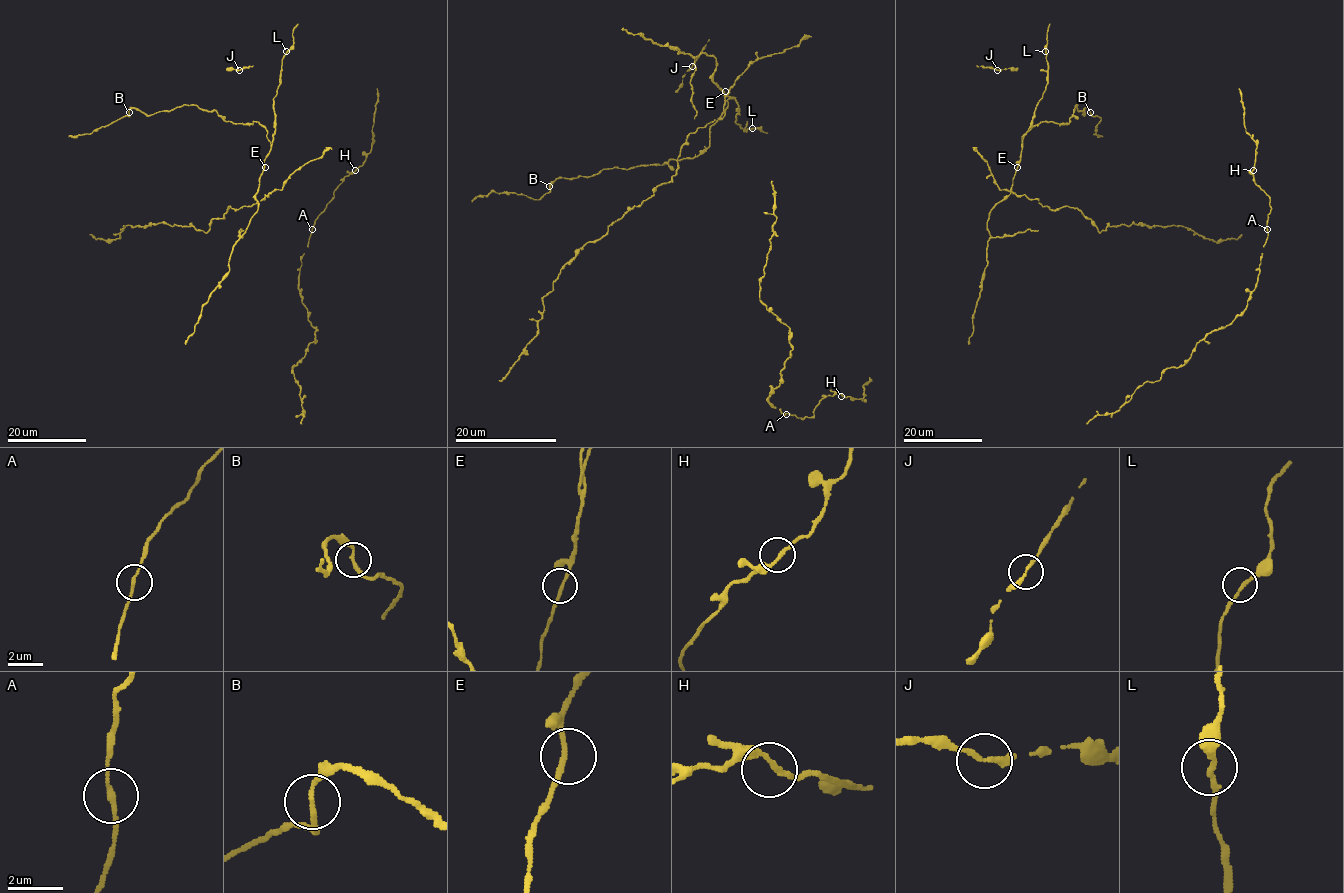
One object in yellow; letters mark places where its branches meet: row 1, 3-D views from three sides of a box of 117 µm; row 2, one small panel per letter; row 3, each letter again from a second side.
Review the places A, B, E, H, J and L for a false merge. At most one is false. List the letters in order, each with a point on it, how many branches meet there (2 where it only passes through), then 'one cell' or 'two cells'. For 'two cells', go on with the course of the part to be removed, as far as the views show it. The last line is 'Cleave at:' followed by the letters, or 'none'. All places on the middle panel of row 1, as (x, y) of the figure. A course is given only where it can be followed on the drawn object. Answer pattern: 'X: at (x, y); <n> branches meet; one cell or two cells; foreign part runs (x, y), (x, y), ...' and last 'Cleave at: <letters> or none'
A: at (786, 414); 2 branches meet; one cell
B: at (549, 186); 2 branches meet; one cell
E: at (725, 91); 2 branches meet; one cell
H: at (841, 396); 2 branches meet; one cell
J: at (692, 66); 2 branches meet; one cell
L: at (752, 128); 2 branches meet; one cell
Cleave at: none

